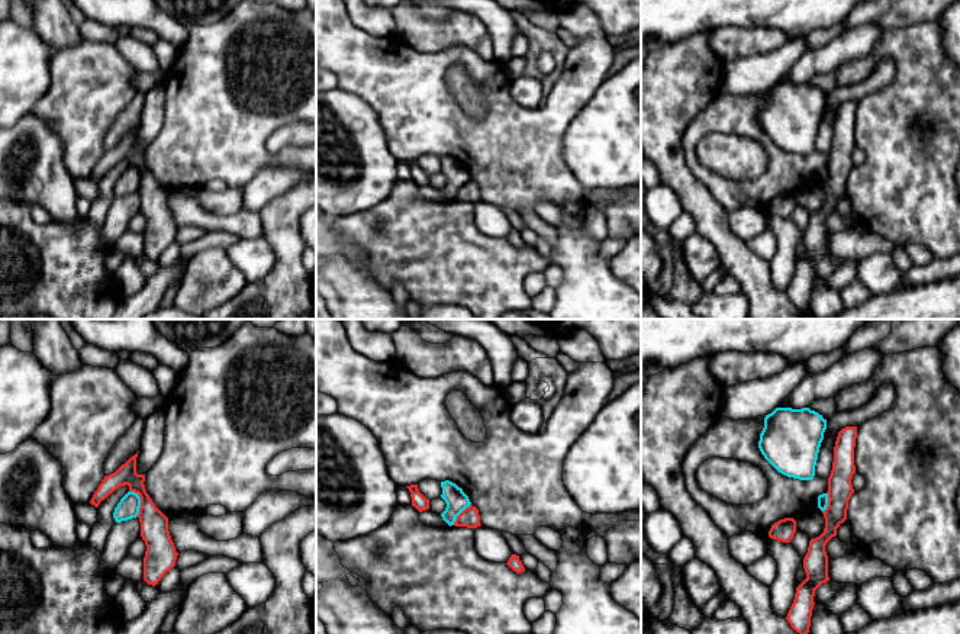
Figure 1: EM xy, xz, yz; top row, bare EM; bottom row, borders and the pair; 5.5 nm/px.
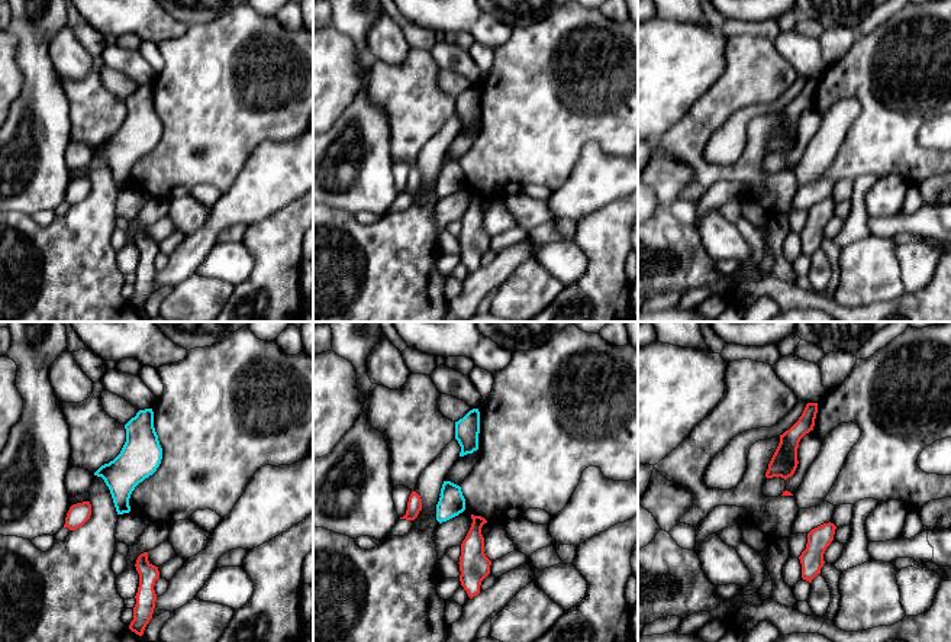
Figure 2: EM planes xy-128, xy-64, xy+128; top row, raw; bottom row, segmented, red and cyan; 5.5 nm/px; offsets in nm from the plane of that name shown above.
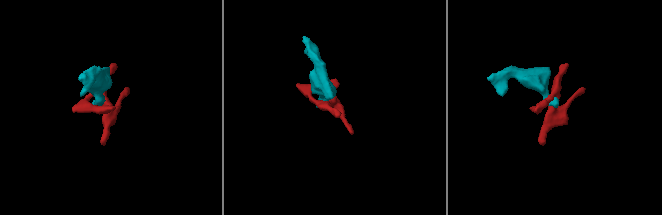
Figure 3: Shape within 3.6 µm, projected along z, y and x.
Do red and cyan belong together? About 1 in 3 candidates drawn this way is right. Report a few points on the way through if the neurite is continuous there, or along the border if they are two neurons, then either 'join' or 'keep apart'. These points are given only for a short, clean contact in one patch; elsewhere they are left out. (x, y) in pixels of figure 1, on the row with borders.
border along xy (129, 491), (134, 491), (139, 498), (139, 512), (137, 515); keep apart

